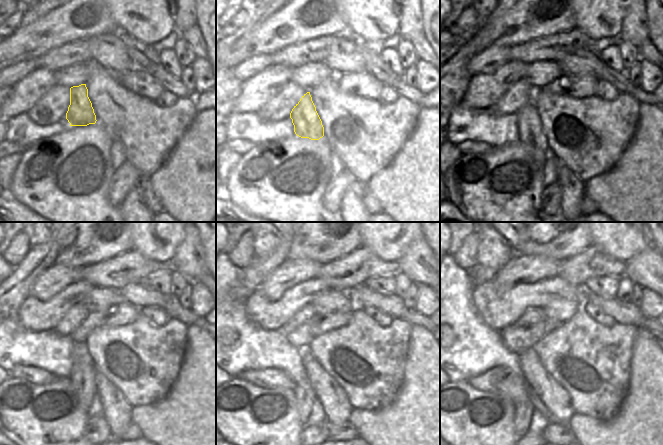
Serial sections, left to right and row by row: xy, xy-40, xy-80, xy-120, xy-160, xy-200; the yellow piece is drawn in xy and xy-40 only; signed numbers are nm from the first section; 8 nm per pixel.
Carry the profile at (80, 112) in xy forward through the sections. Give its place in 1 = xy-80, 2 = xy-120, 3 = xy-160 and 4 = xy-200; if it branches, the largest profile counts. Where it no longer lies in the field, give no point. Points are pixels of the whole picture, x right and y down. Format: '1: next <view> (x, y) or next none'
1: next xy-80 (530, 130)
2: next xy-120 (84, 369)
3: next xy-160 (304, 404)
4: next xy-200 (524, 410)

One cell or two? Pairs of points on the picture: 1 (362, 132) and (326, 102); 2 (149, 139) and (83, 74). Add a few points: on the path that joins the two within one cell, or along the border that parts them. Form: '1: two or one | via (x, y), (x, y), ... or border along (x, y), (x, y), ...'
1: one | via (353, 125), (335, 108)
2: two | border along (82, 63), (89, 67), (89, 79), (85, 83)

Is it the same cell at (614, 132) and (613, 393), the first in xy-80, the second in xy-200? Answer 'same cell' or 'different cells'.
same cell

